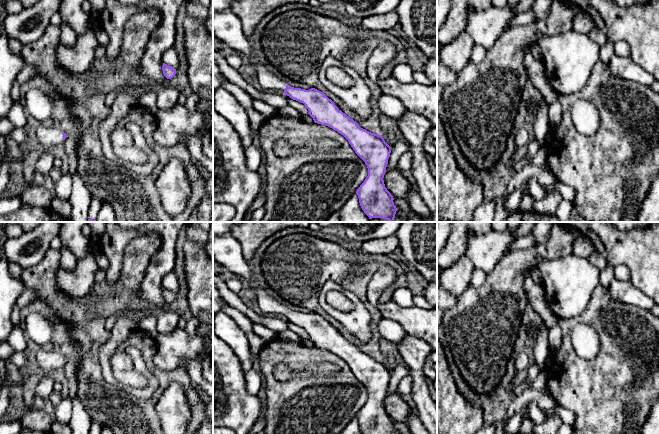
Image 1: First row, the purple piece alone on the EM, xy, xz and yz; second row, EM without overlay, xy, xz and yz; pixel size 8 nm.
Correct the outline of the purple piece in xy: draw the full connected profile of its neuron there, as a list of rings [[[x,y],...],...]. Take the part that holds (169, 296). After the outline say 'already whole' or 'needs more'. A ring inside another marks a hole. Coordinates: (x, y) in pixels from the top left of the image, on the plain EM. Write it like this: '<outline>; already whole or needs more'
[[[163,287],[162,290],[163,298],[167,303],[171,303],[175,300],[176,298],[176,293],[174,293],[172,290],[169,290],[165,287]]]; already whole

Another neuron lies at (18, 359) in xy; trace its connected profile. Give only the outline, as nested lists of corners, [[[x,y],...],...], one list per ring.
[[[15,351],[13,355],[6,361],[10,362],[18,368],[25,367],[27,365],[27,358],[23,352]]]

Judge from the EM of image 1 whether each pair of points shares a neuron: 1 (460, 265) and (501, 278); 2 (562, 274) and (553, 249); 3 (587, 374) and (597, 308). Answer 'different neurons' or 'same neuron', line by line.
1: different neurons
2: different neurons
3: same neuron

